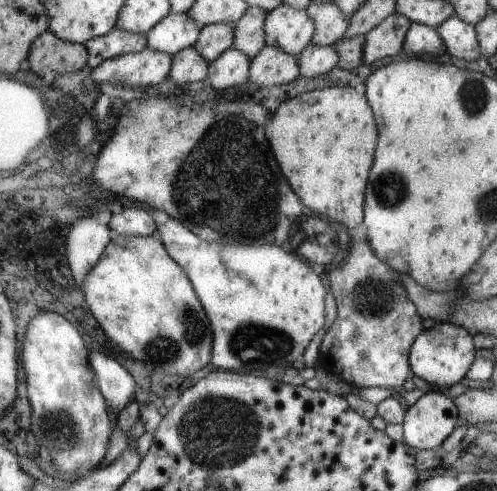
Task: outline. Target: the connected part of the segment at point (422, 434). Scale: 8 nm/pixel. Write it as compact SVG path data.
M435 390L409 406L401 424L404 443L419 451L442 445L461 426L461 417L454 401Z

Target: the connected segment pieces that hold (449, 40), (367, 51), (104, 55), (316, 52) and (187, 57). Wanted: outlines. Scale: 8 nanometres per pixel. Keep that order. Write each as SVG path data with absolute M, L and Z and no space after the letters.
M457 14L445 20L440 27L437 27L437 31L441 33L446 52L449 52L450 56L467 61L480 58L481 52L475 26L464 22Z
M394 13L384 18L376 28L364 35L362 64L372 64L402 53L410 25L410 20L400 14Z
M115 26L108 34L89 40L84 45L88 49L88 65L95 69L105 60L144 50L146 35L140 36L140 34L122 32Z
M311 42L300 52L297 60L300 62L301 77L308 79L334 70L340 58L331 46L315 46Z
M185 48L173 56L172 70L168 76L168 89L171 86L184 86L204 80L209 74L209 61L198 52L198 49Z

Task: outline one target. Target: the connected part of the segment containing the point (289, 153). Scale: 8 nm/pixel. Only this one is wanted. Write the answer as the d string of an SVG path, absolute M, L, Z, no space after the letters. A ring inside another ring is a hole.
M336 86L306 92L292 100L286 100L278 106L274 120L270 120L270 128L266 128L266 136L270 136L270 148L274 148L274 156L278 156L278 164L286 176L290 176L290 184L294 184L294 192L302 196L302 204L310 208L317 217L338 222L346 230L356 228L364 222L364 190L368 184L368 170L374 160L376 150L376 122L374 114L366 102L366 96L352 90L350 86Z

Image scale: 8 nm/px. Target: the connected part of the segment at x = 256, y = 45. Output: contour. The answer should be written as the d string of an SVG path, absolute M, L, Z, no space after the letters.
M249 7L245 15L236 24L233 47L240 52L245 52L251 61L265 48L267 15L266 9Z

